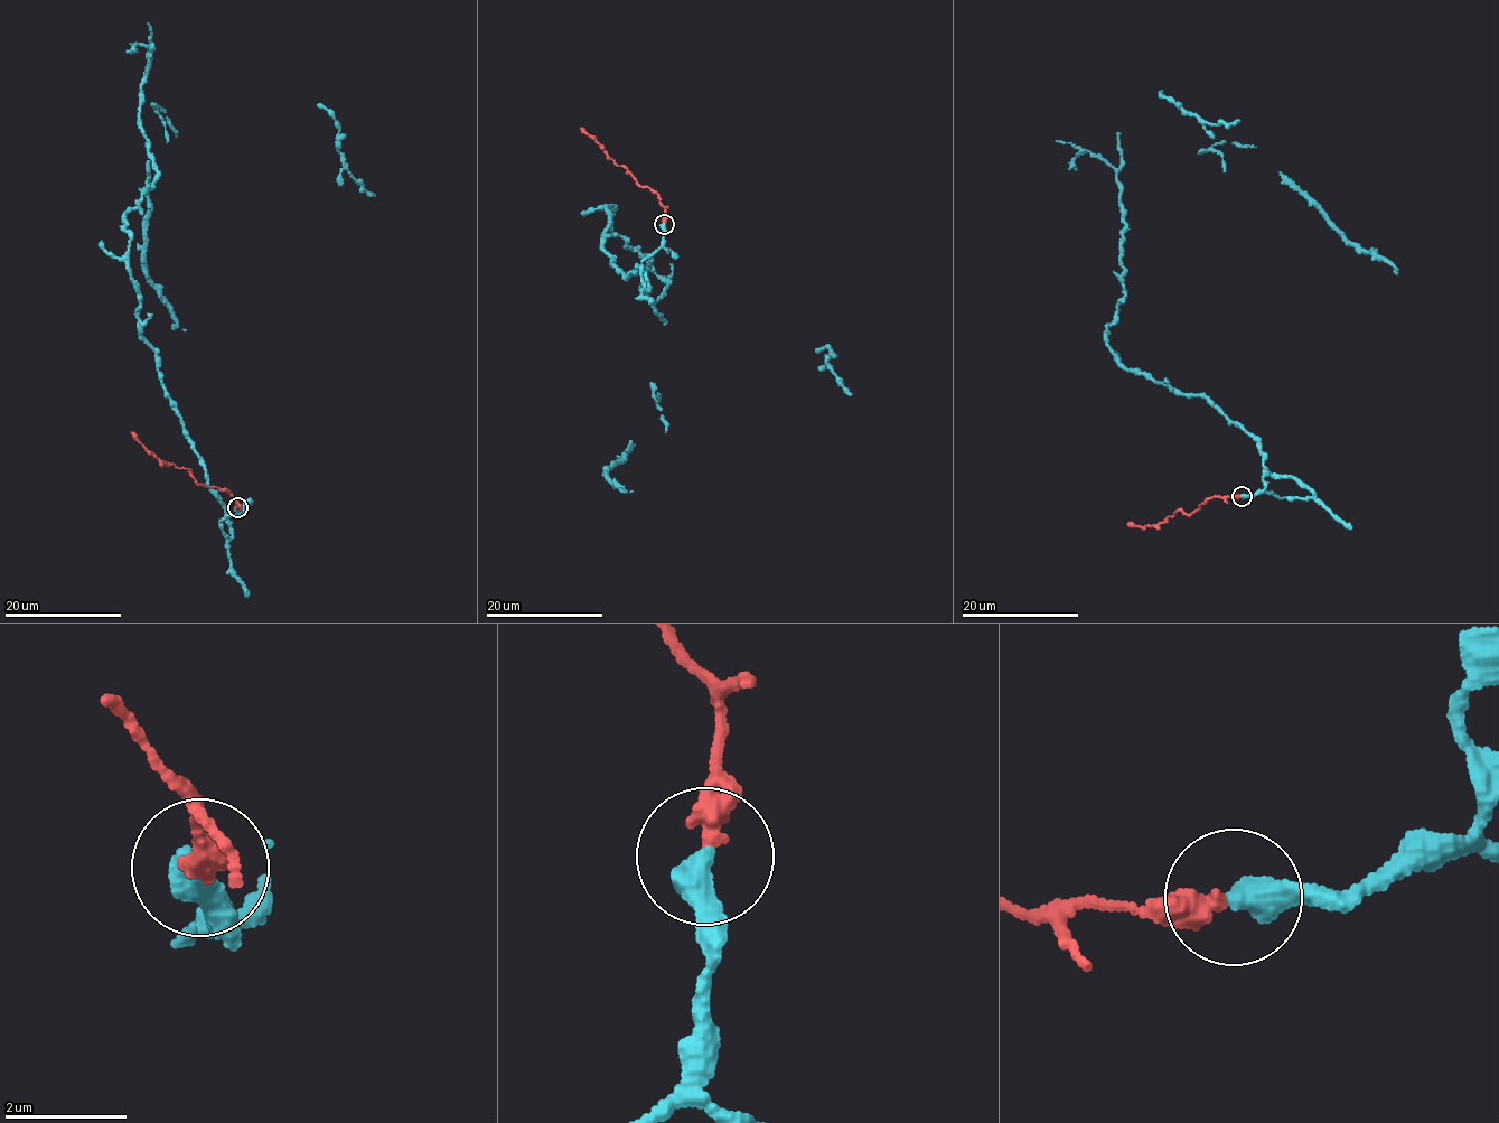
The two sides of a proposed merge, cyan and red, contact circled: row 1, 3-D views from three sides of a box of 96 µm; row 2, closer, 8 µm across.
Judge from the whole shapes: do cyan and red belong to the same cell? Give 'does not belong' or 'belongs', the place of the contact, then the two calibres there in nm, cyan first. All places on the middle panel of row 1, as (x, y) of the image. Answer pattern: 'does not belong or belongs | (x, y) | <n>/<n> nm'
does not belong | (664, 224) | 500/380 nm

